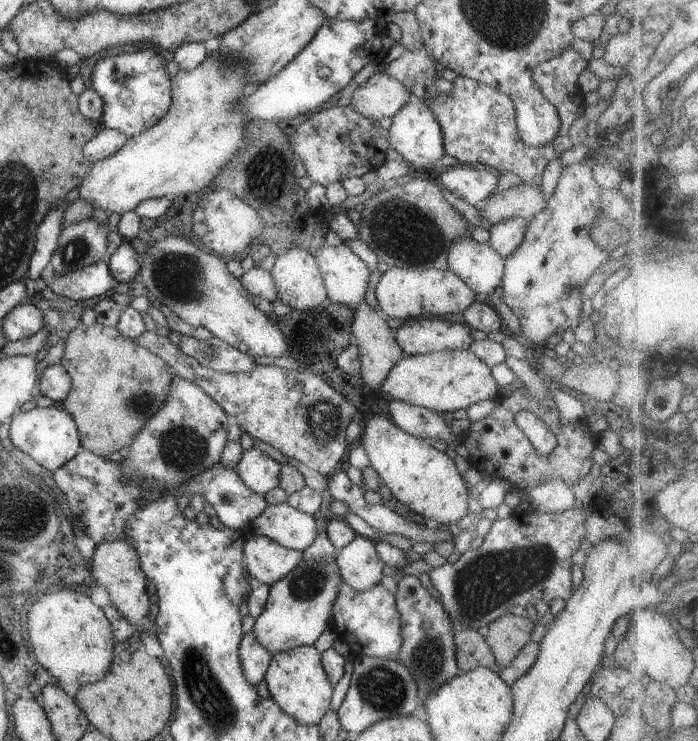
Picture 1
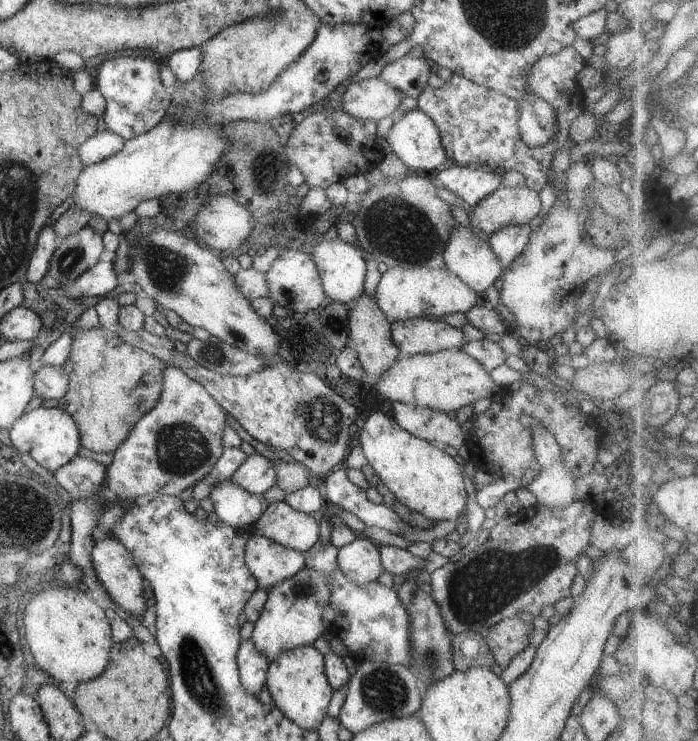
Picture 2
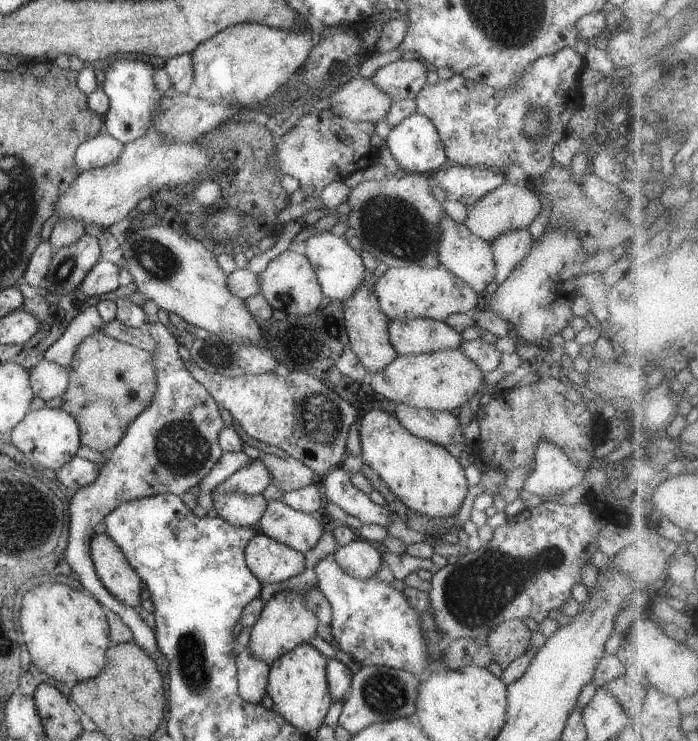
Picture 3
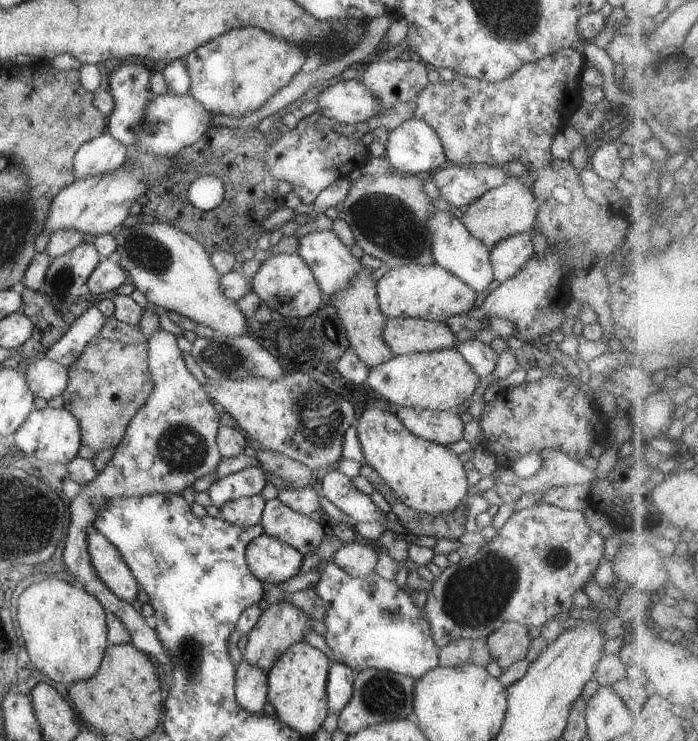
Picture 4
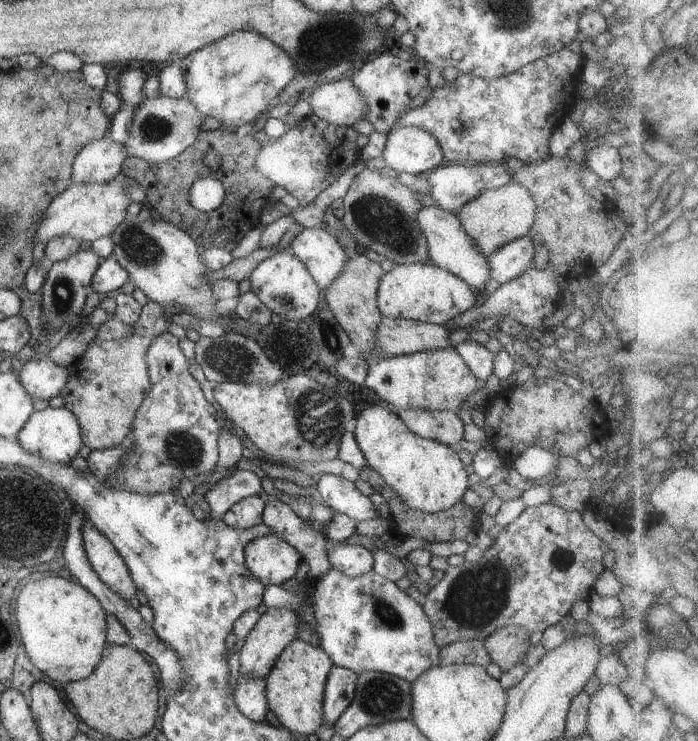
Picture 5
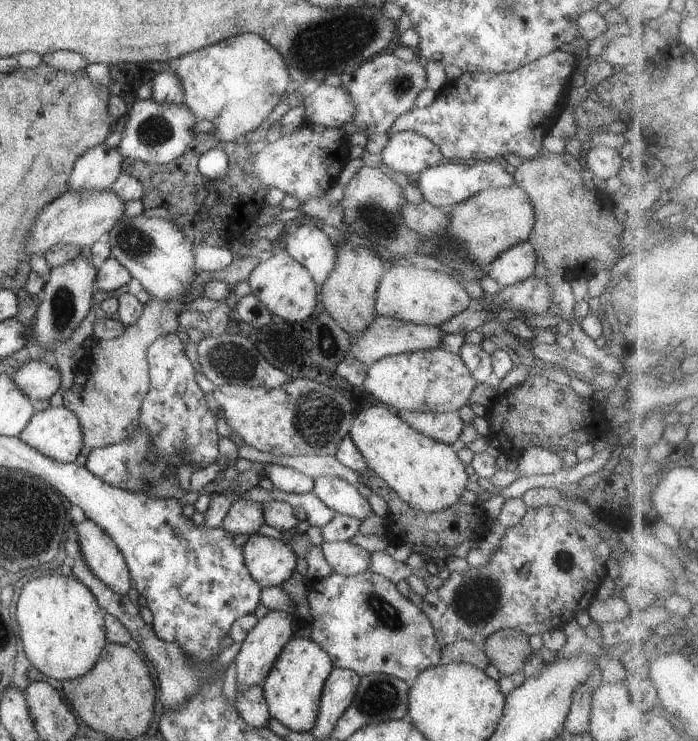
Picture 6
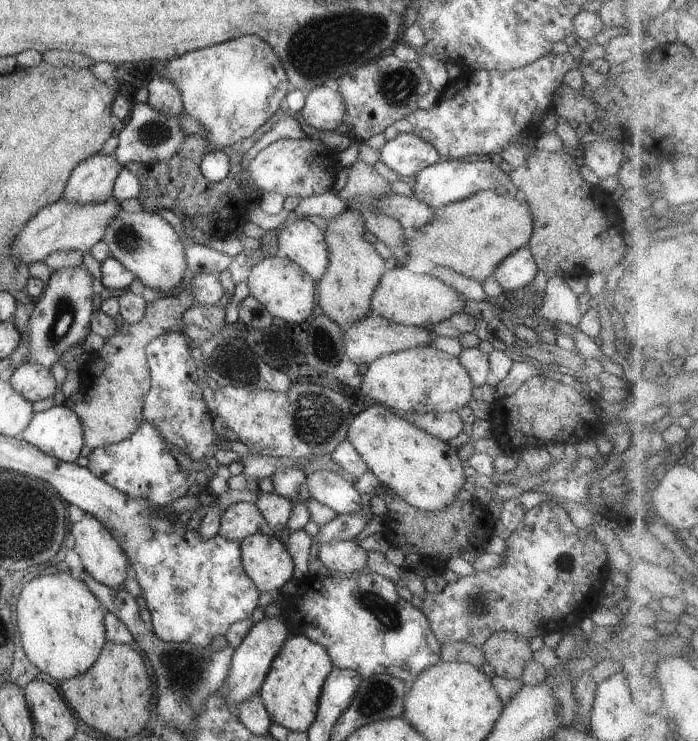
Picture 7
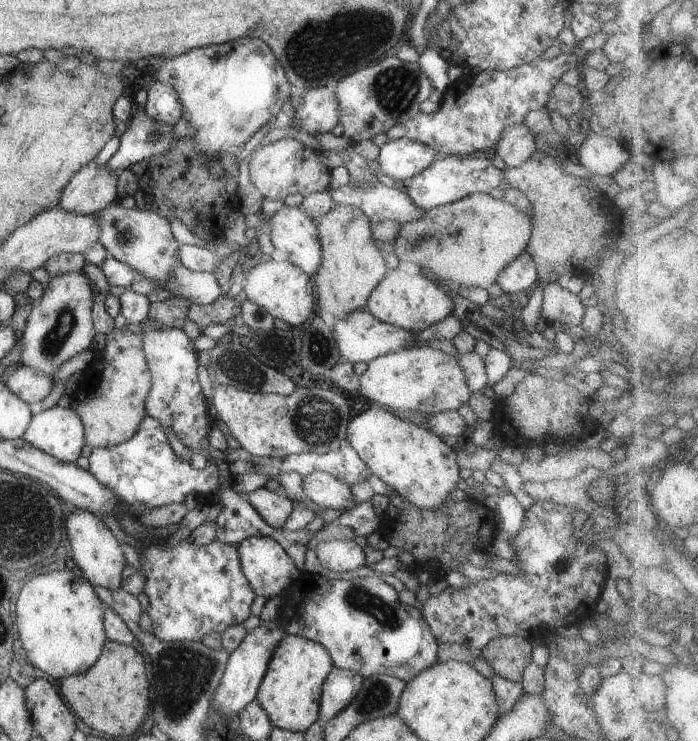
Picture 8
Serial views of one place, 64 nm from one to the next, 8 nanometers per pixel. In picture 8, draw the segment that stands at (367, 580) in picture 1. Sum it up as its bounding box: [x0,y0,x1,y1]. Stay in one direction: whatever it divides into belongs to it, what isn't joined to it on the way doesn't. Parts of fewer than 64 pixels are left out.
[315,540,365,572]

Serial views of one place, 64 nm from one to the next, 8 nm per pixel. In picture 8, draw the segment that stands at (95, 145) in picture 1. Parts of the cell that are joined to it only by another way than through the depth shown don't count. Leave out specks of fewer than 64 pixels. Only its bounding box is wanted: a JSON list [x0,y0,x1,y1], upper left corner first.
[59,160,117,214]

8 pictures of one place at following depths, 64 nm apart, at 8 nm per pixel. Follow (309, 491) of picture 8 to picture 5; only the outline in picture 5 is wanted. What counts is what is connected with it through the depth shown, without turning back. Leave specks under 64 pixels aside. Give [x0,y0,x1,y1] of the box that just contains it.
[315,473,381,521]

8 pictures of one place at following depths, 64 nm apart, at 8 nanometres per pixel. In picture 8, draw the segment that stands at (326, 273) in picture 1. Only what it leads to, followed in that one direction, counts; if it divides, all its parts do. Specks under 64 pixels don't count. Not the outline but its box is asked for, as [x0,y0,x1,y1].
[267,205,323,276]

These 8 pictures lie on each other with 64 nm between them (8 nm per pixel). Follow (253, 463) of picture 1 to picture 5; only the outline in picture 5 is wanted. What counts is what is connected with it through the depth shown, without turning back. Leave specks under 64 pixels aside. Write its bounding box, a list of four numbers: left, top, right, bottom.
[205,469,263,519]

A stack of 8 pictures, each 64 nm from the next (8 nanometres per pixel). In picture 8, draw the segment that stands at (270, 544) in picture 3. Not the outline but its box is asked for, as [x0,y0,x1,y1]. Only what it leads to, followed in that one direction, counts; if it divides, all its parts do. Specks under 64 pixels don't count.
[236,536,300,599]

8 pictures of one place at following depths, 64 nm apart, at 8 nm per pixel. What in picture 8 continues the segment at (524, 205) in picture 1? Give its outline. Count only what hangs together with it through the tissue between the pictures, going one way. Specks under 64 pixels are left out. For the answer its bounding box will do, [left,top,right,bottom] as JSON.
[393,193,531,290]

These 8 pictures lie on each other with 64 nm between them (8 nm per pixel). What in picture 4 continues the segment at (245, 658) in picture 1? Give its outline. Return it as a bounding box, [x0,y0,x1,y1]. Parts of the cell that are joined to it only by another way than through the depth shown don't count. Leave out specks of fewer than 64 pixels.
[235,659,267,713]

